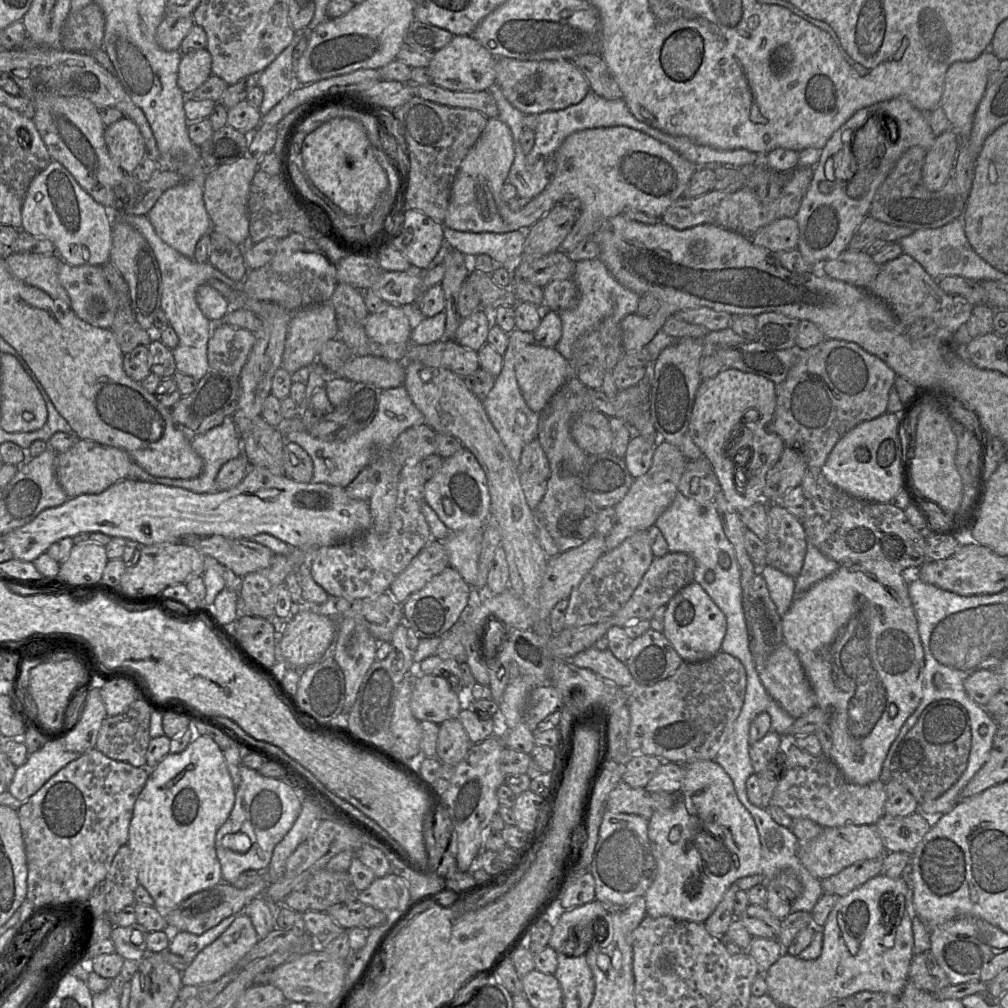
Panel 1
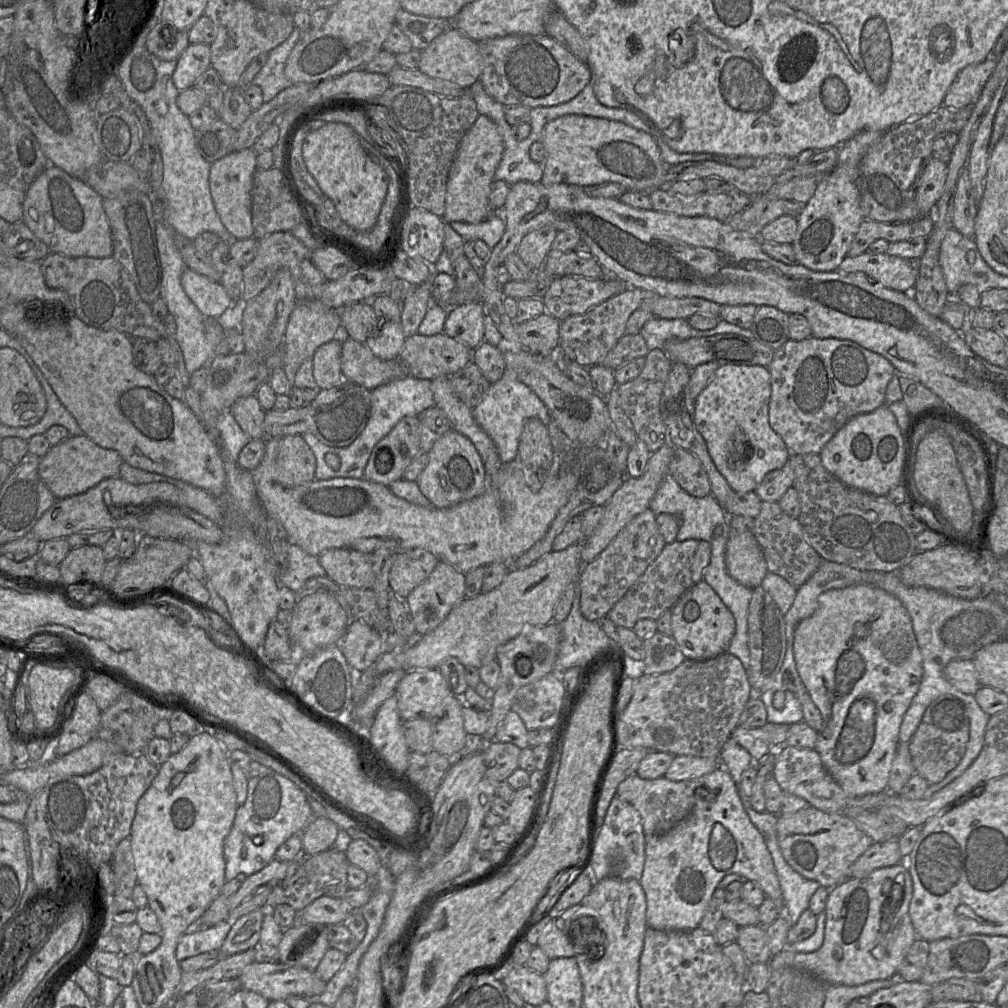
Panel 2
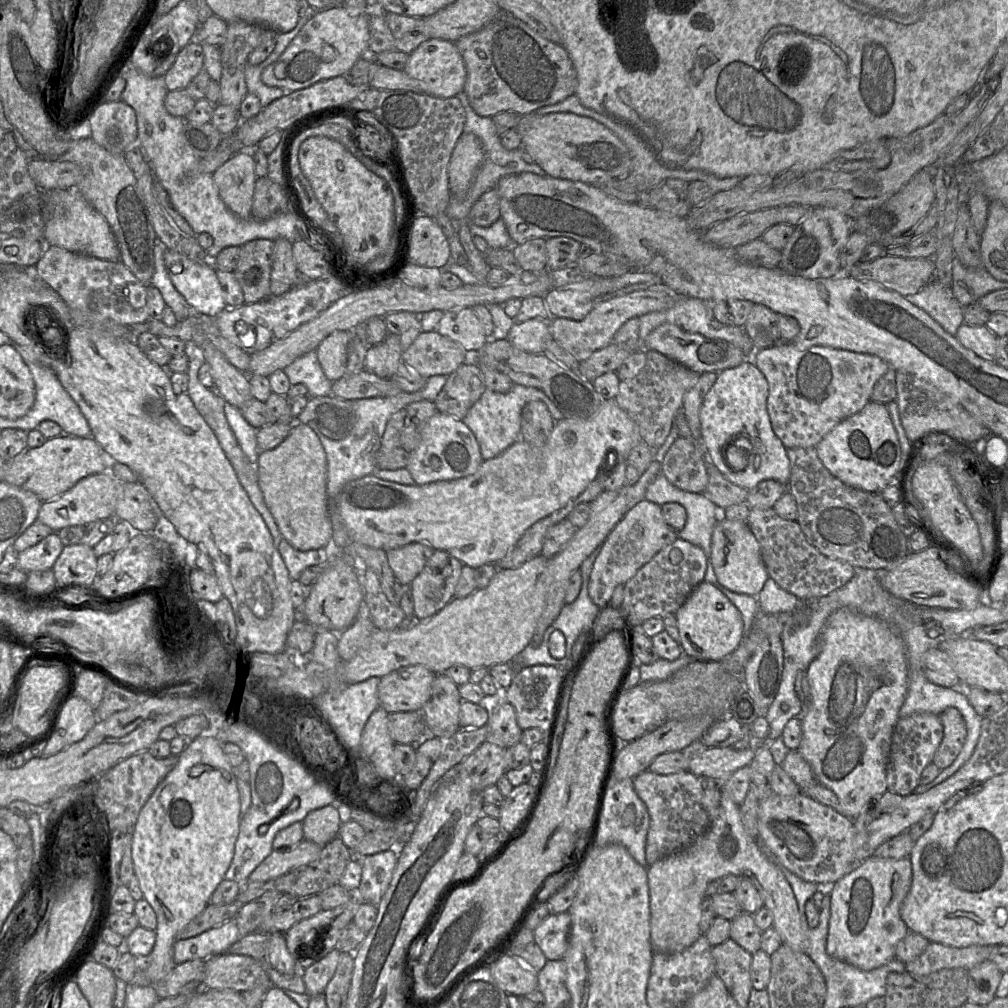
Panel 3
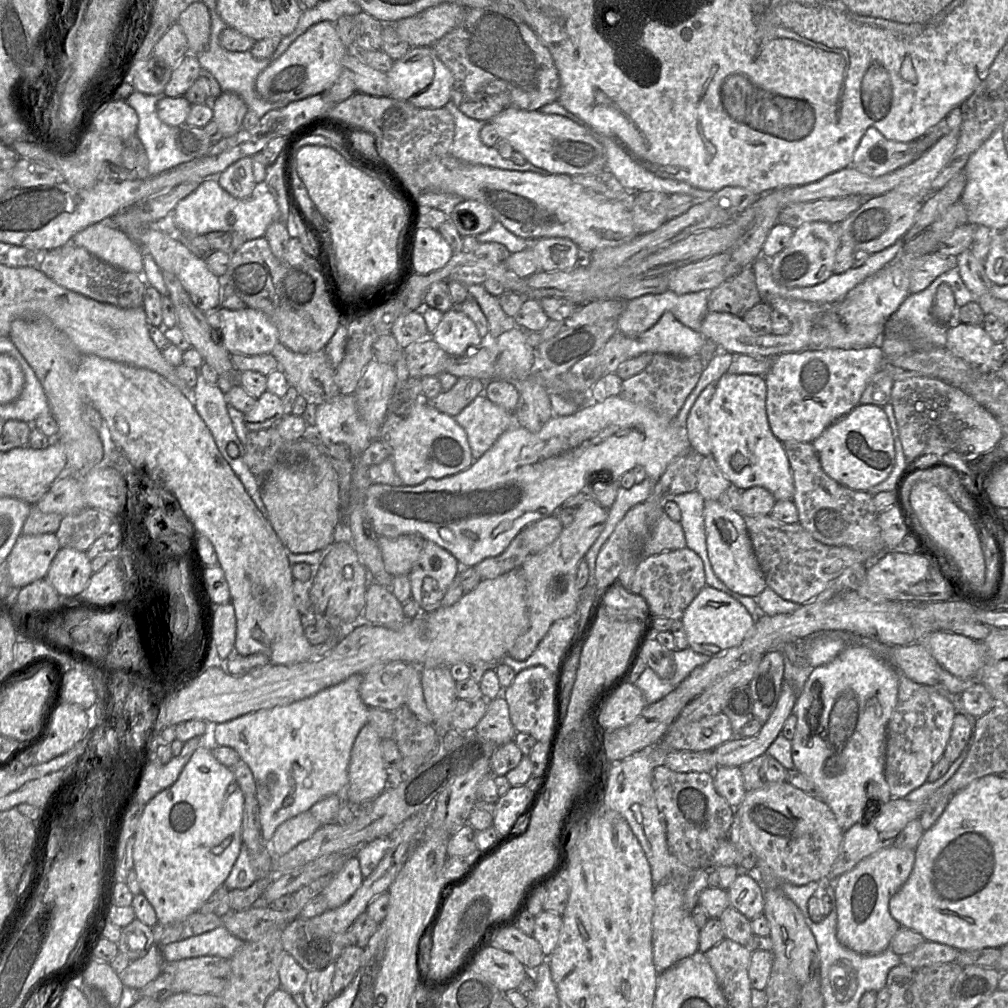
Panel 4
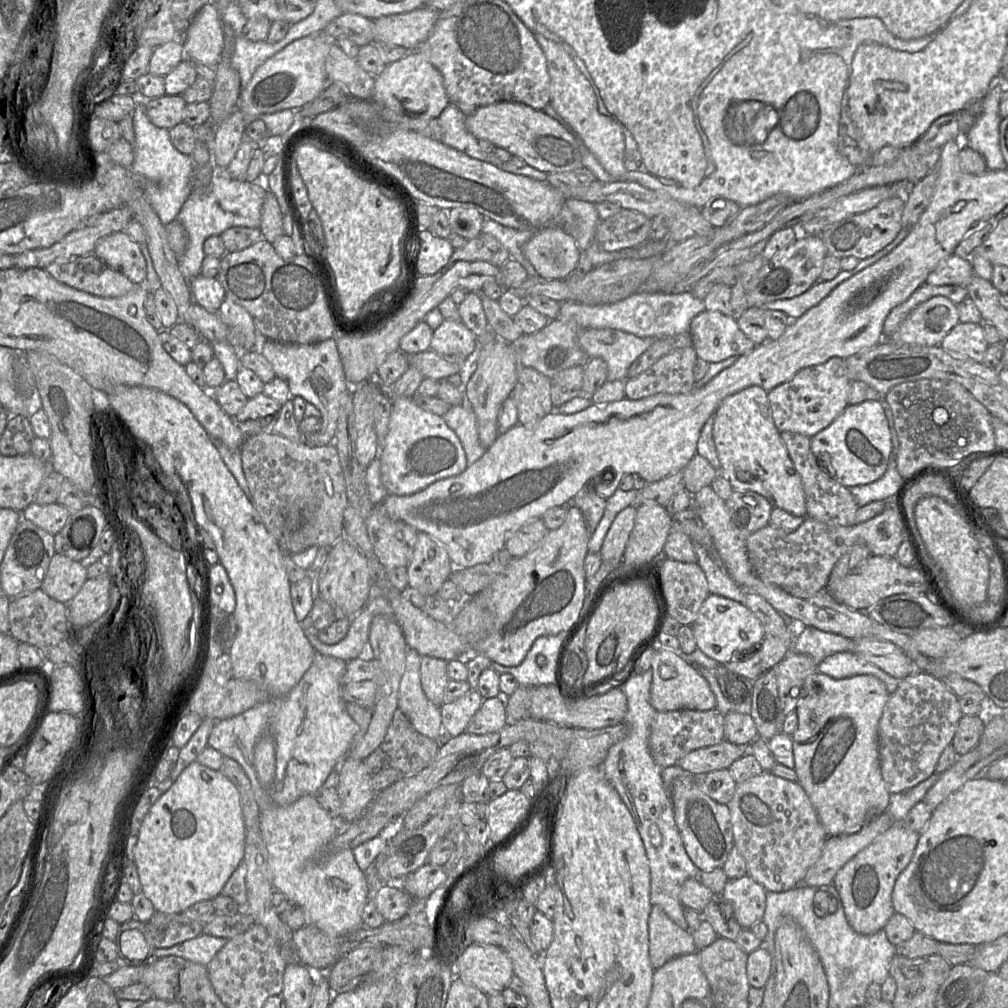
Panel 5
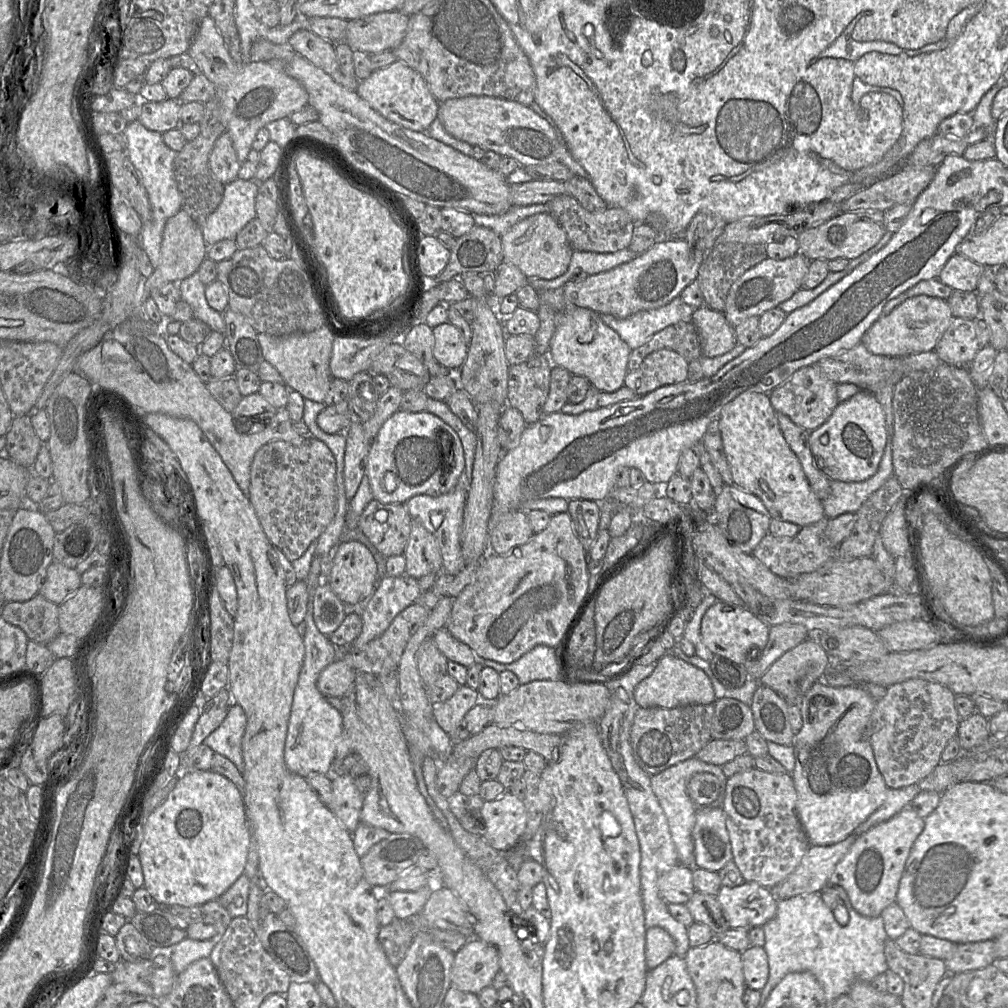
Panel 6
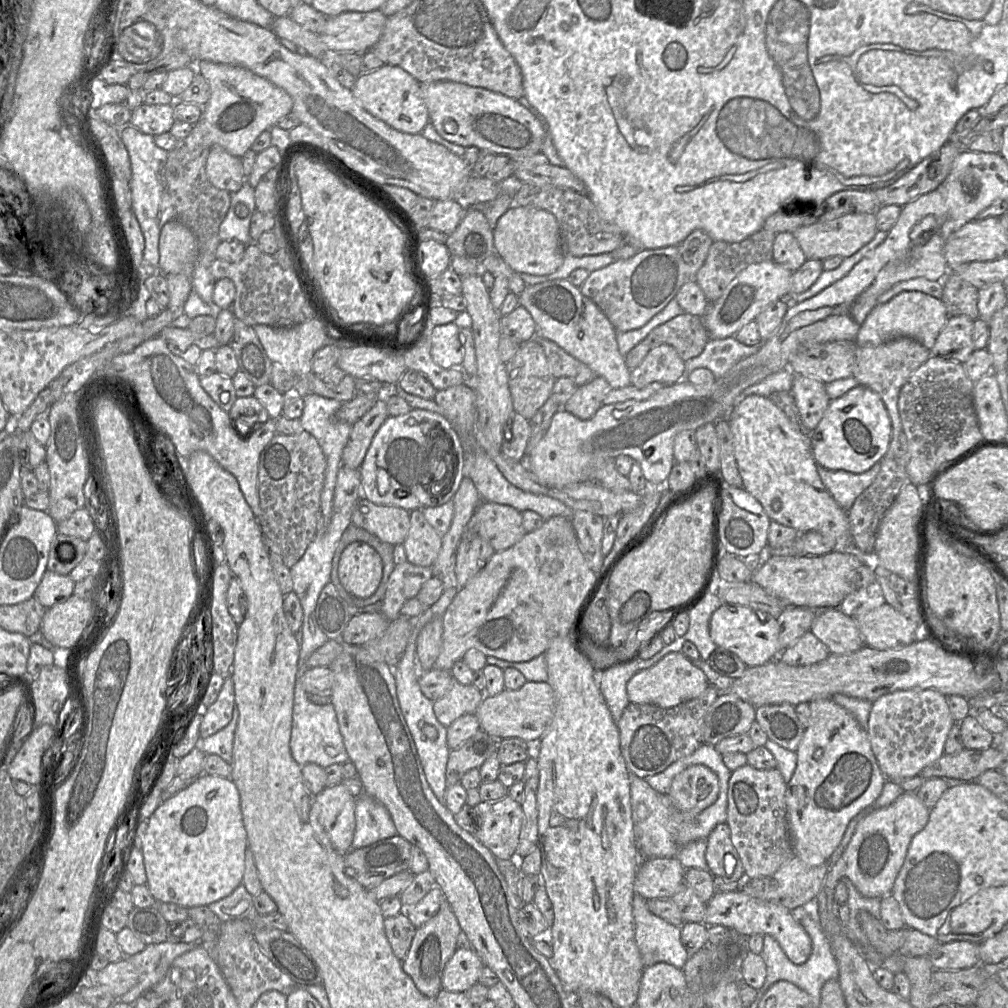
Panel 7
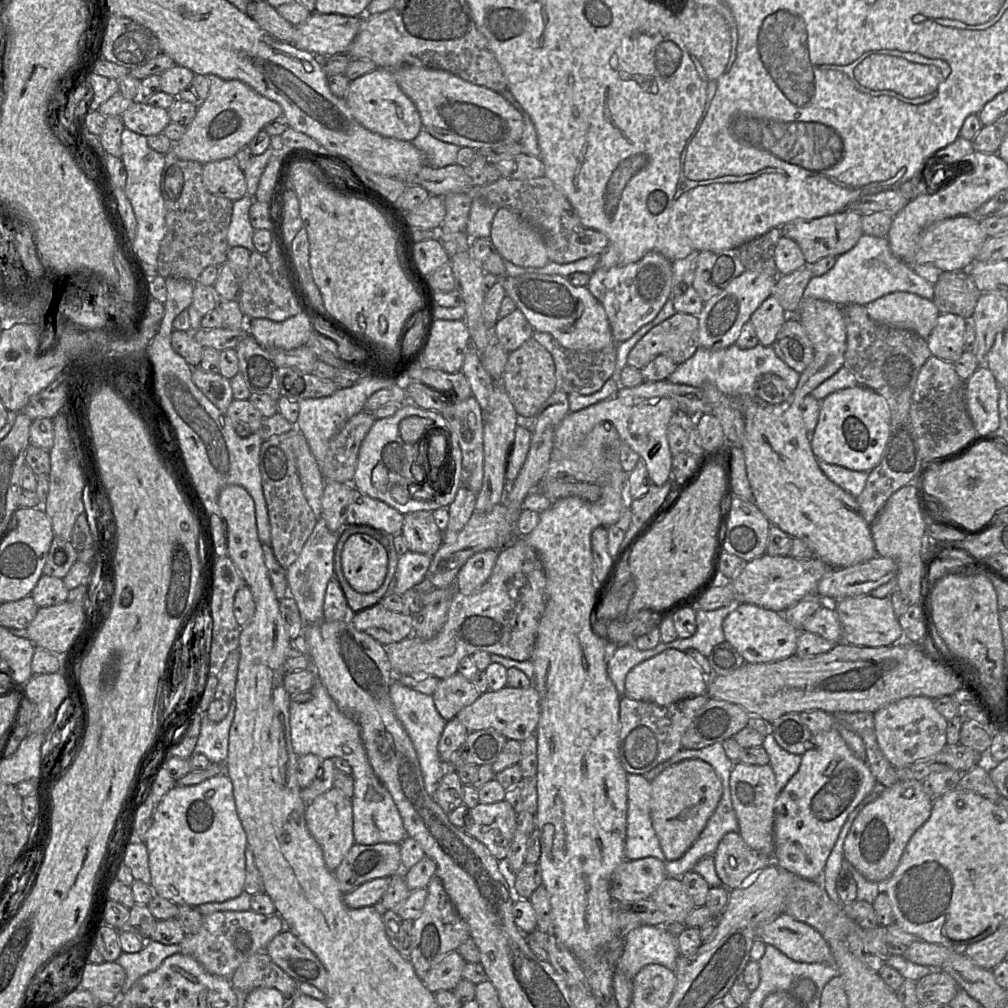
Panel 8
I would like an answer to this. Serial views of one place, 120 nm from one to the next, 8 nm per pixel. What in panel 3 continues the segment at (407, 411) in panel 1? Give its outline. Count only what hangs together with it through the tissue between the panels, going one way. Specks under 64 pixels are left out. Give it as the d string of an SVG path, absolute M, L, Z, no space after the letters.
M446 375L429 377L426 379L424 387L414 393L401 392L392 397L353 400L355 423L346 438L336 441L327 438L323 434L317 434L327 458L327 495L330 505L330 518L333 526L331 550L344 549L351 543L344 521L335 507L335 498L349 482L373 474L376 469L379 469L376 468L375 457L380 448L381 439L390 417L399 410L405 409L411 403L423 400L434 402L445 385L447 378L448 376Z

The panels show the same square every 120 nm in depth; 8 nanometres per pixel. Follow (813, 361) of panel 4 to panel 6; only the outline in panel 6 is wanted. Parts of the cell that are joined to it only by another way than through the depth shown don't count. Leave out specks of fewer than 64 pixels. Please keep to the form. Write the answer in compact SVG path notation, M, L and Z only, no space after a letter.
M814 364L794 372L786 382L769 393L769 398L777 414L789 417L796 425L811 432L824 424L839 404L836 387L837 384Z

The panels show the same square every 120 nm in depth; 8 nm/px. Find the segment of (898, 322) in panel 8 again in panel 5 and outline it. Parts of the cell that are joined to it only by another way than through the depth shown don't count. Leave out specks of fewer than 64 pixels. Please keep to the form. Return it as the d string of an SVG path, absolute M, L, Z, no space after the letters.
M935 296L930 298L929 300L919 304L918 306L916 306L908 315L907 317L903 320L903 322L900 324L899 328L897 329L897 331L893 334L893 336L889 339L889 340L882 340L882 341L891 341L894 343L902 343L904 345L907 346L939 346L939 344L941 343L941 341L943 340L943 338L951 331L951 329L953 327L955 327L957 324L959 323L959 315L958 315L958 311L957 311L957 307L956 305L951 302L949 299L947 299L946 297L943 296Z

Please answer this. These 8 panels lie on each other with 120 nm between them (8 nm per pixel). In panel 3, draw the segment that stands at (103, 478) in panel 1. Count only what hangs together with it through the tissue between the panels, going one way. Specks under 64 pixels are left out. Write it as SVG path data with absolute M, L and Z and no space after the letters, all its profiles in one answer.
M62 434L47 439L41 447L27 448L11 461L2 463L2 480L33 492L41 501L48 501L61 496L87 476L108 472L116 462L92 437L77 437Z

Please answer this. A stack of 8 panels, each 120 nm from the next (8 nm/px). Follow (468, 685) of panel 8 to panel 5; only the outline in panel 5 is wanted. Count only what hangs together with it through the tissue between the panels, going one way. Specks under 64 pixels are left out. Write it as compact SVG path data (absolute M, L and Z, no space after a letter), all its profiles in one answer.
M471 689L457 700L440 707L443 728L452 737L465 732L466 727L483 703L483 697L477 690Z

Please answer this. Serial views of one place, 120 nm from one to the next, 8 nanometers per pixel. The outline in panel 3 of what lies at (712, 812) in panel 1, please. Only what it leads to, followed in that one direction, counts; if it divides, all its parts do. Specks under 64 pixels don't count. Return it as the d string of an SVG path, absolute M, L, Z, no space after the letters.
M721 791L716 816L708 831L687 849L668 855L647 867L650 896L651 945L654 953L679 953L691 946L702 934L700 905L711 881L728 874L749 879L773 914L772 927L782 943L808 955L809 938L800 923L798 903L782 871L762 852L755 839L745 830L740 805Z

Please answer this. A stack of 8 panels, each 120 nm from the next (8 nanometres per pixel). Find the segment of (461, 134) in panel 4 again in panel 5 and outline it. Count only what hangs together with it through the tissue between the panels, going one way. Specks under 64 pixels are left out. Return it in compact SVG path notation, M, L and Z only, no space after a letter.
M449 103L439 115L439 125L442 128L441 142L468 156L495 165L509 164L500 162L497 158L482 151L479 147L478 139L466 128L467 115L457 106Z

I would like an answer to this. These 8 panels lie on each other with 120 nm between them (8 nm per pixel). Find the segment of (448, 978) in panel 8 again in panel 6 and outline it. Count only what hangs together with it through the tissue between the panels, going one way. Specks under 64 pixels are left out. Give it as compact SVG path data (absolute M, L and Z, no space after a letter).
M472 938L454 955L451 986L477 995L482 989L492 985L499 971L499 954L496 947Z

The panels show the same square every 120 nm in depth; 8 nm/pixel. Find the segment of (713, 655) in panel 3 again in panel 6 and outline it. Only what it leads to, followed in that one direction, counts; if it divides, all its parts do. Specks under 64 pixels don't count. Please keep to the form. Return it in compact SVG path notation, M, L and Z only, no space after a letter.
M717 601L704 614L700 633L703 643L714 654L734 663L744 665L747 660L756 659L765 648L770 626L757 618L747 607Z

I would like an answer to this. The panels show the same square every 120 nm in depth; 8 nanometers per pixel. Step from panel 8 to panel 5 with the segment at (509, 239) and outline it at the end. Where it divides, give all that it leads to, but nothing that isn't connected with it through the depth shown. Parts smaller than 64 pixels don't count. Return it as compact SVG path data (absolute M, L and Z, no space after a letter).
M557 226L536 231L526 243L524 256L539 277L552 281L568 277L580 260L580 248L572 236Z

